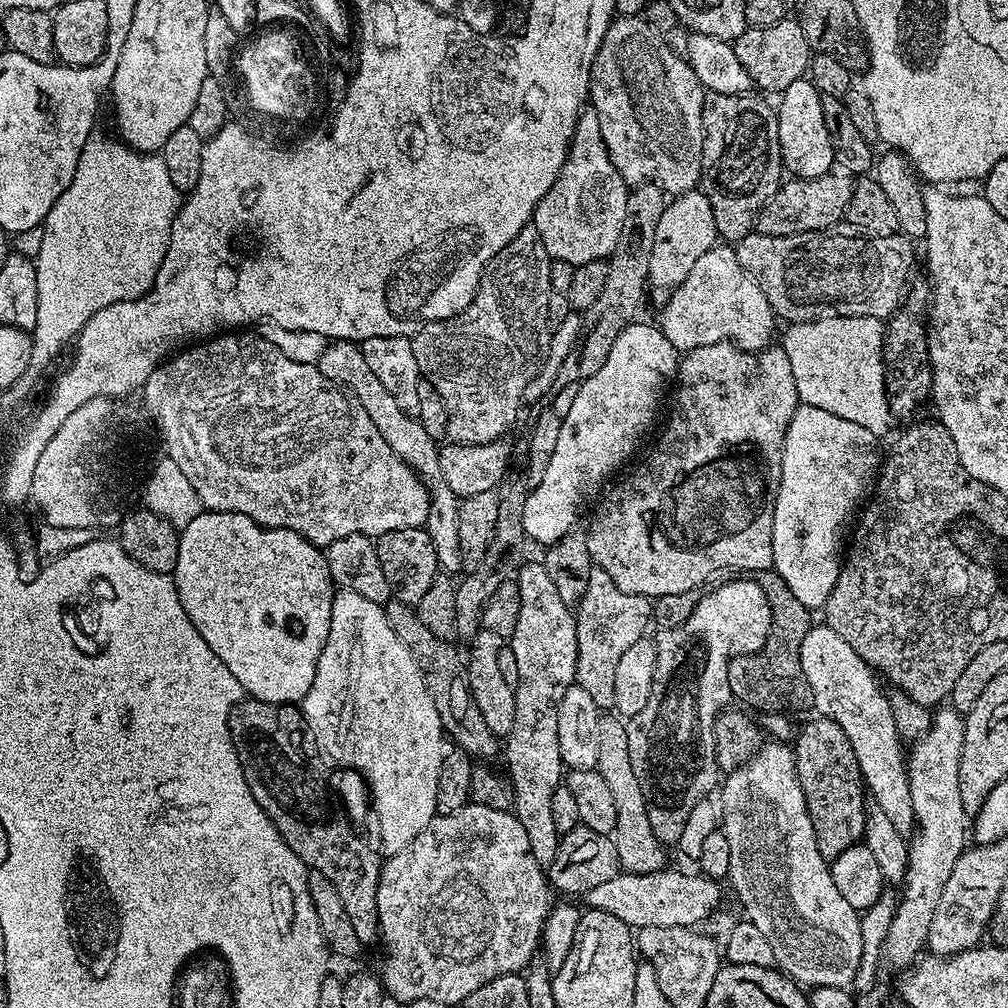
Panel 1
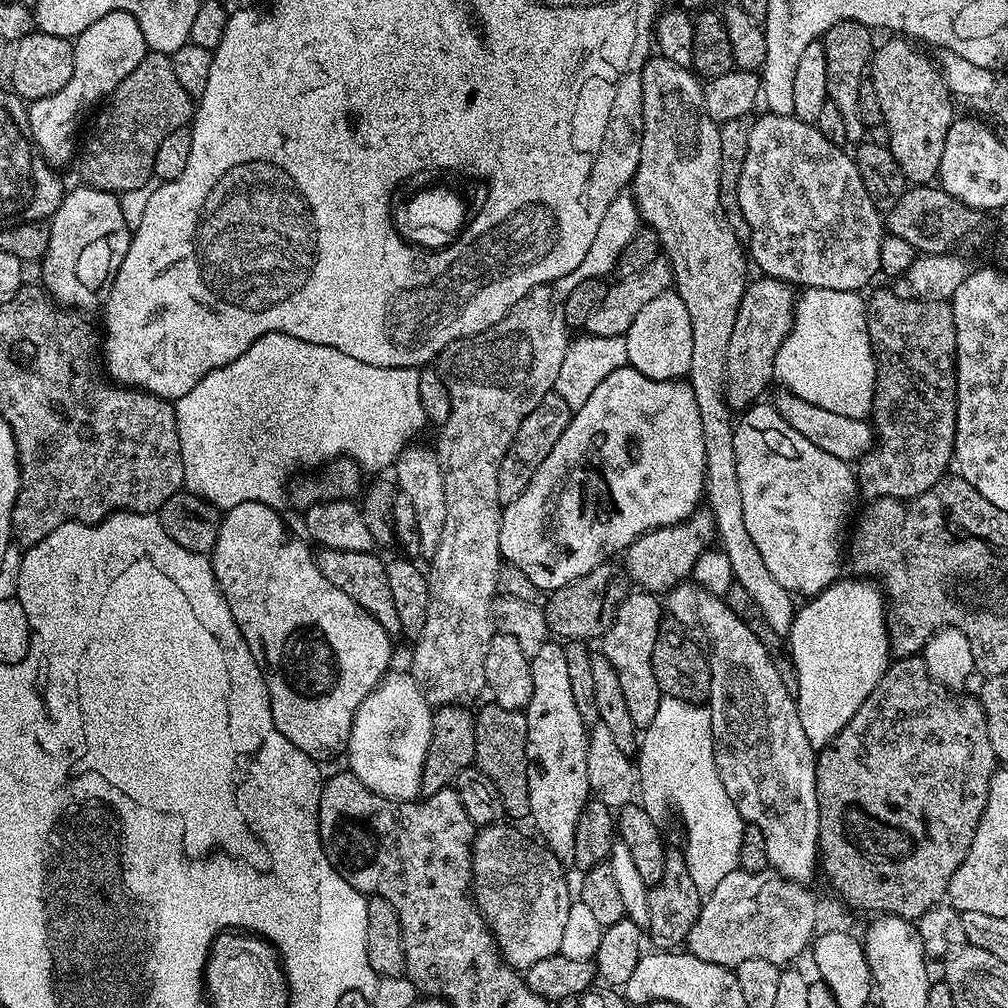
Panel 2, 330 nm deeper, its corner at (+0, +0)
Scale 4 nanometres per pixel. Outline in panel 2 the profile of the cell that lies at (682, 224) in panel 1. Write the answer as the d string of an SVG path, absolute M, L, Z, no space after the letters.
M675 290L658 294L658 298L646 302L646 306L642 306L642 314L634 318L630 330L623 338L626 342L628 364L634 370L646 374L646 378L678 380L687 377L690 370L690 353L694 346L694 334L690 334L690 313L686 311L686 302L682 302L682 298Z

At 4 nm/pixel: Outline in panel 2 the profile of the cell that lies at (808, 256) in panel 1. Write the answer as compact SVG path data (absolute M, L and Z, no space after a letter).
M761 275L760 280L753 279L744 289L744 297L738 310L738 318L734 322L734 334L730 334L730 350L726 350L726 386L724 395L728 397L728 407L733 410L747 410L761 399L760 396L768 388L768 380L774 372L774 361L782 342L792 329L792 317L797 311L798 299L793 285L783 280L775 280L773 276Z

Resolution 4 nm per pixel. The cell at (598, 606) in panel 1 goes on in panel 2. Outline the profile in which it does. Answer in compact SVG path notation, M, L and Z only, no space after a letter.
M629 591L628 596L618 606L618 614L614 618L610 630L602 638L602 645L604 644L602 654L608 659L610 666L614 666L614 670L618 670L618 683L622 686L622 695L626 698L627 710L637 730L648 728L650 722L654 722L654 714L658 714L658 702L662 695L658 686L658 678L654 678L652 669L654 638L658 638L658 630L662 623L662 604L661 601L659 604L656 600L659 599L651 592Z

